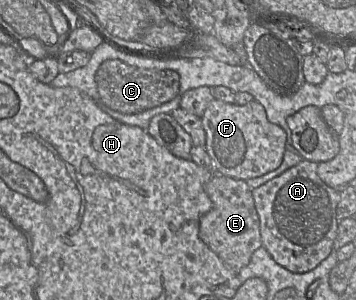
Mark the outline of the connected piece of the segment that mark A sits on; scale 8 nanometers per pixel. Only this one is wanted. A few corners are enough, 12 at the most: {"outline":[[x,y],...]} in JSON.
{"outline":[[306,159],[252,190],[263,246],[293,273],[333,250],[340,191]]}

